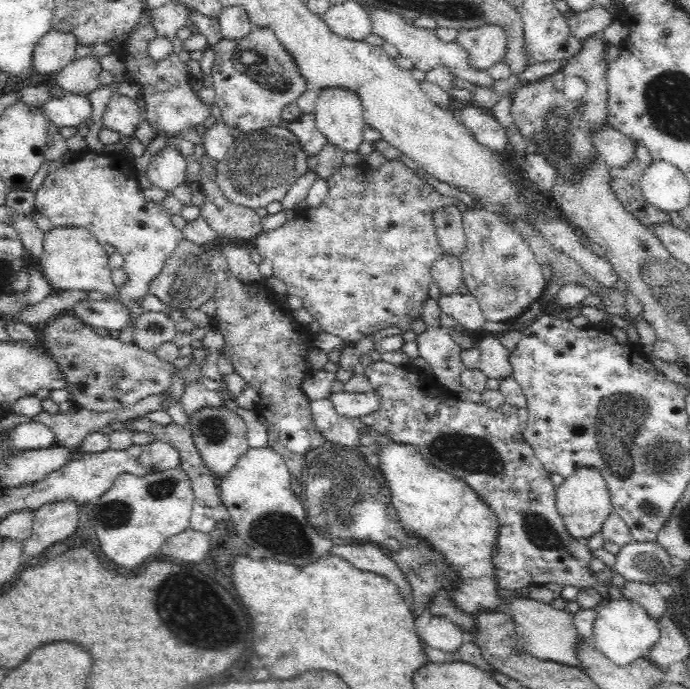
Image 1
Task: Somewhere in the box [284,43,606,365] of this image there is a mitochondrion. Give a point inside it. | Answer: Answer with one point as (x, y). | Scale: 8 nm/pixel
(561, 123)

